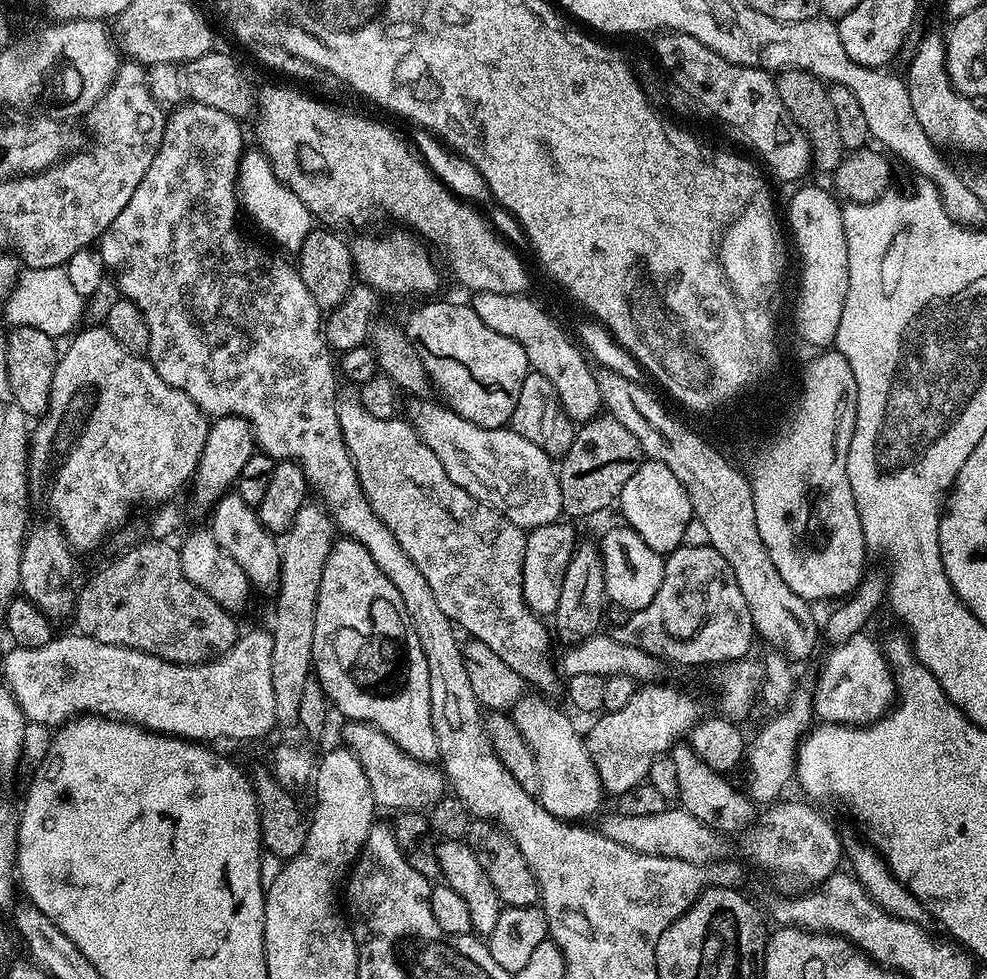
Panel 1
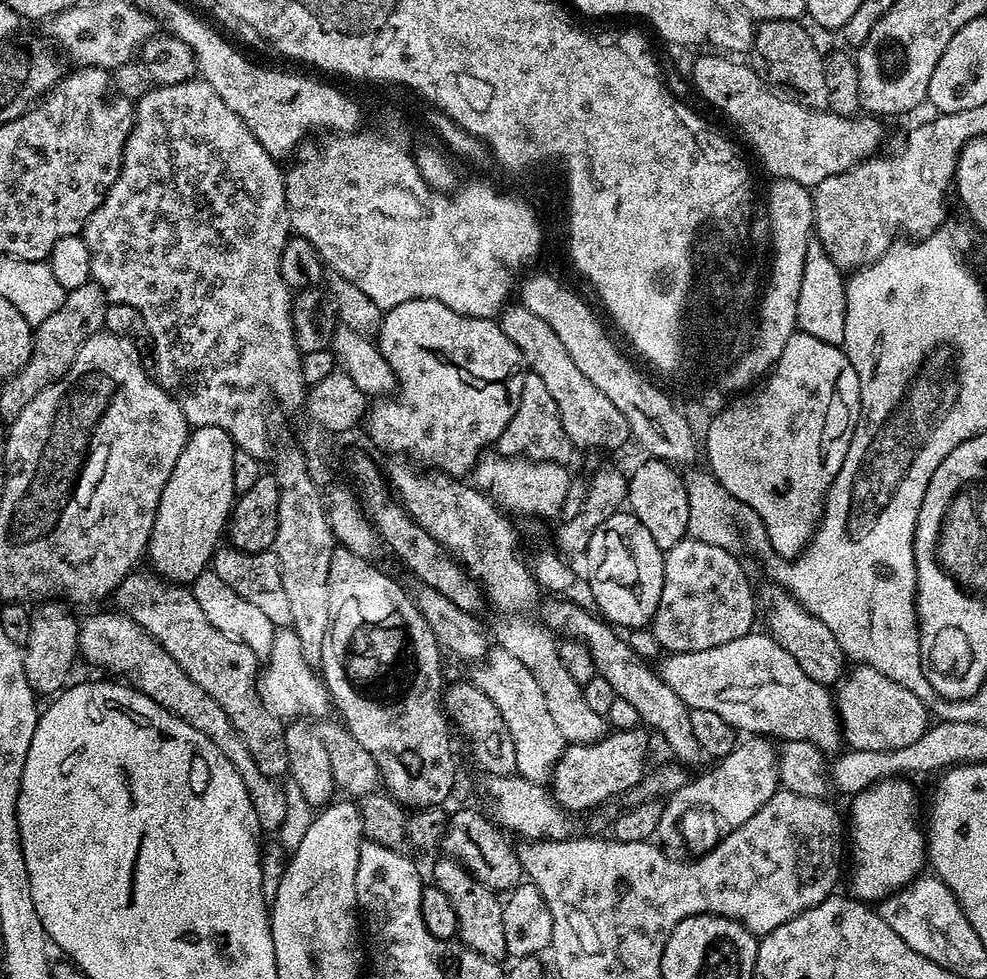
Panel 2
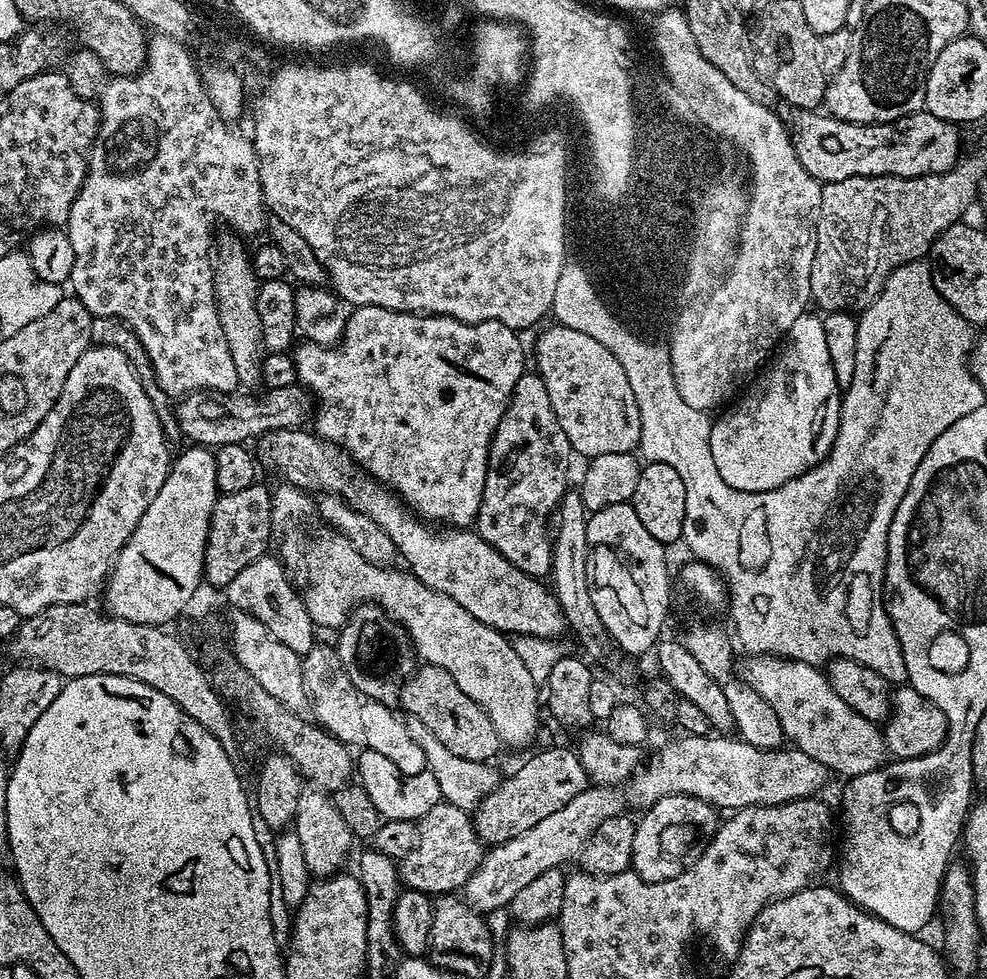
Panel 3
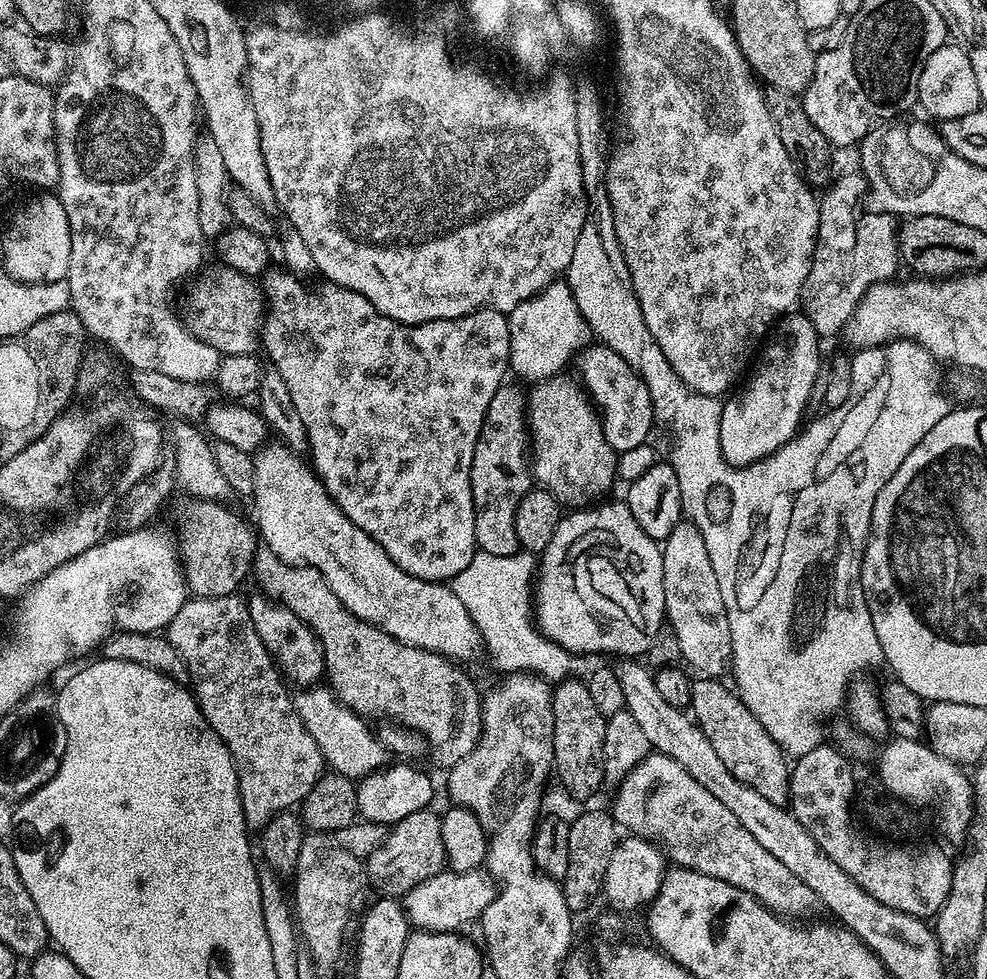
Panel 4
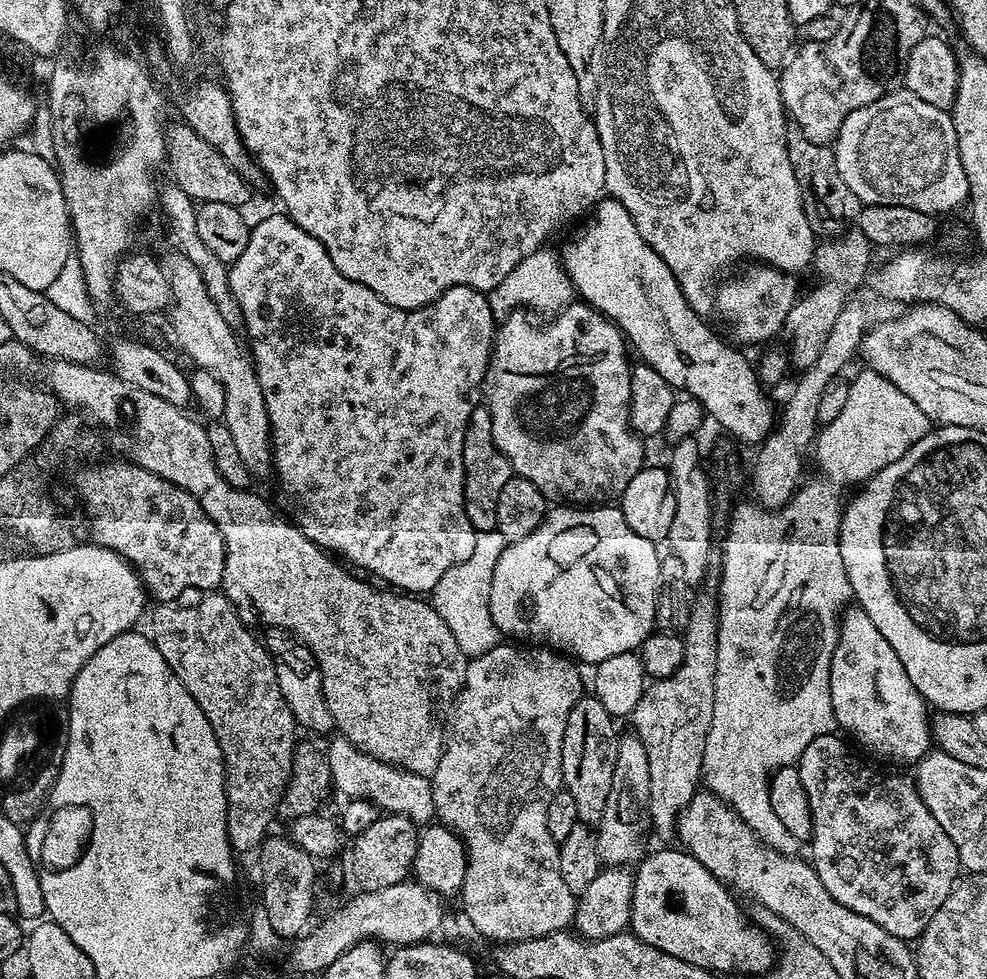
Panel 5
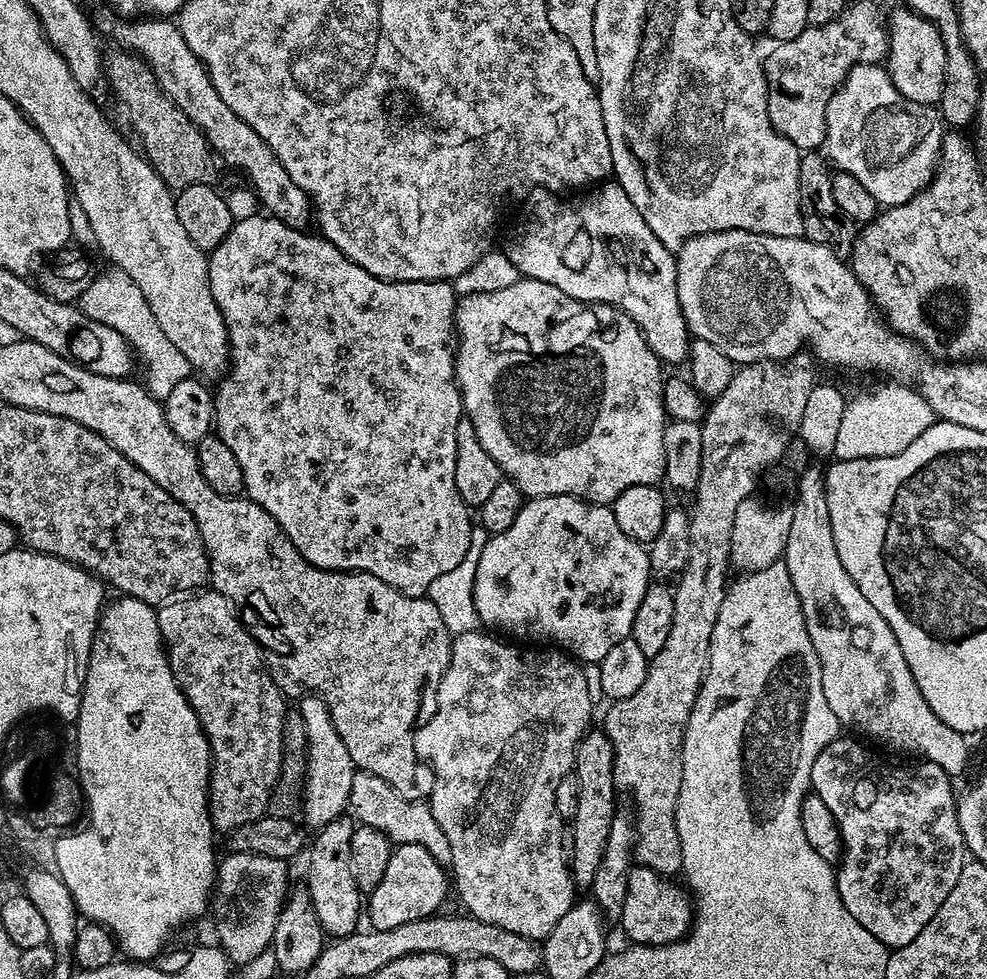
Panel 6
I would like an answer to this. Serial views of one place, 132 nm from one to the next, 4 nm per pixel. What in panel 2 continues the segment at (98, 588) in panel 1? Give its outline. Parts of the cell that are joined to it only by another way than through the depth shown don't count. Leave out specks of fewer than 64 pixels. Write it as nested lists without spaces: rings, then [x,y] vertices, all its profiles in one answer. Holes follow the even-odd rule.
[[[133,571],[116,587],[115,607],[154,637],[185,674],[222,706],[264,775],[283,777],[288,770],[286,724],[260,701],[258,657],[254,650],[216,629],[206,619],[206,614],[202,614],[202,606],[198,606],[194,594],[187,587],[173,586],[151,571],[140,571]]]

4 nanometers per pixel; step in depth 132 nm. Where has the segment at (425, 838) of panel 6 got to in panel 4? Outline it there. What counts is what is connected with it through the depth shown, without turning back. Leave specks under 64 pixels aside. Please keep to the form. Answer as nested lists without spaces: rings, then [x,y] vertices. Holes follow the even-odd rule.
[[[308,686],[295,693],[294,703],[302,726],[318,742],[322,750],[325,765],[331,771],[349,776],[353,782],[359,782],[371,772],[378,772],[389,763],[390,753],[375,731],[368,729],[369,721],[356,712],[344,707],[336,698],[336,693],[328,686]]]

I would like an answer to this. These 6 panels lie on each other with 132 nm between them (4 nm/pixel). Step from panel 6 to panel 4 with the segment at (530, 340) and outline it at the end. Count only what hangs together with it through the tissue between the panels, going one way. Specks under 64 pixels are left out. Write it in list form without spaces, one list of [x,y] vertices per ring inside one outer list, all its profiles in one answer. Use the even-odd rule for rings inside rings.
[[[566,375],[542,380],[527,393],[530,467],[539,487],[554,494],[565,509],[579,510],[607,497],[612,483],[617,483],[618,453],[606,442],[600,413],[579,379]]]

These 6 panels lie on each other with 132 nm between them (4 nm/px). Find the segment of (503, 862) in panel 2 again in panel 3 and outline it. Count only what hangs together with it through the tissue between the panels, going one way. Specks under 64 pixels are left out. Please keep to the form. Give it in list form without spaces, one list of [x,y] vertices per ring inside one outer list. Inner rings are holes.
[[[441,802],[426,810],[415,825],[420,831],[418,842],[414,842],[414,848],[398,864],[401,885],[429,894],[452,894],[463,889],[486,853],[486,845],[478,838],[471,815],[458,806]]]

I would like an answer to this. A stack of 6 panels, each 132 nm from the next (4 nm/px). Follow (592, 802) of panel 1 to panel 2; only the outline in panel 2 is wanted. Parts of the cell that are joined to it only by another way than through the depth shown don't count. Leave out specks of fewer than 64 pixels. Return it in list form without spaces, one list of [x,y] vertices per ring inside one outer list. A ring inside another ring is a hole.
[[[498,646],[489,647],[487,655],[475,665],[470,682],[498,706],[498,714],[502,714],[502,722],[506,722],[506,730],[510,730],[510,738],[514,738],[514,754],[516,755],[516,772],[535,784],[544,784],[549,779],[552,767],[566,747],[558,725],[551,720],[550,710],[546,710],[546,698],[542,698],[542,689],[534,679],[534,674],[514,658],[514,654],[506,654]]]

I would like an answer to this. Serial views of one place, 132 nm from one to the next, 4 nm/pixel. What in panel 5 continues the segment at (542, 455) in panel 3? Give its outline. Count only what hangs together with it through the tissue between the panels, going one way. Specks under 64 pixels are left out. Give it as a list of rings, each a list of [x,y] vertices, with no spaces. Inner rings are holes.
[[[477,406],[474,414],[470,414],[470,422],[466,426],[466,438],[462,442],[462,462],[466,518],[470,518],[470,526],[474,526],[477,532],[494,532],[498,514],[498,493],[514,473],[510,462],[501,454],[494,442],[490,410],[486,407]]]

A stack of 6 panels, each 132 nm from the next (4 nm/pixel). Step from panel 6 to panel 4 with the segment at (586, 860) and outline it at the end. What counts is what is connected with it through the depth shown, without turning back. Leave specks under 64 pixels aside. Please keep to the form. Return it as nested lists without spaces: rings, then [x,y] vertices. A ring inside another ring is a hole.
[[[583,679],[561,680],[552,693],[554,710],[554,772],[564,788],[576,800],[592,796],[605,783],[603,743],[606,735],[606,717],[592,697],[592,689]]]

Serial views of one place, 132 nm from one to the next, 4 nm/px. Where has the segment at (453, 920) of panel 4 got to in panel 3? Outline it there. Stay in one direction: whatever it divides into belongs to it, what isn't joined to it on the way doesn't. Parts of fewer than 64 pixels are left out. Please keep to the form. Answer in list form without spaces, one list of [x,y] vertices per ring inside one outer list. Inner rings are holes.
[[[589,786],[578,798],[573,798],[547,818],[542,818],[538,826],[530,826],[520,836],[507,840],[487,849],[484,861],[474,870],[474,874],[464,884],[463,899],[469,906],[481,914],[496,912],[499,908],[507,909],[514,894],[523,890],[529,882],[534,882],[538,874],[544,874],[551,868],[560,868],[568,859],[579,857],[586,846],[590,834],[602,826],[608,818],[614,818],[625,811],[624,796],[614,786]]]

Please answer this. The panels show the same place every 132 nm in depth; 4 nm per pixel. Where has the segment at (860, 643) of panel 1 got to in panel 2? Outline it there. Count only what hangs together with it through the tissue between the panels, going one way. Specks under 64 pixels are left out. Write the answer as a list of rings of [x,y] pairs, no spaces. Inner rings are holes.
[[[857,663],[847,669],[834,692],[836,711],[840,717],[840,731],[843,741],[852,750],[902,750],[902,746],[910,746],[910,742],[918,742],[922,734],[930,726],[930,709],[921,702],[918,694],[906,690],[906,686],[898,686],[898,682],[890,682],[886,674],[874,670],[870,666]]]

